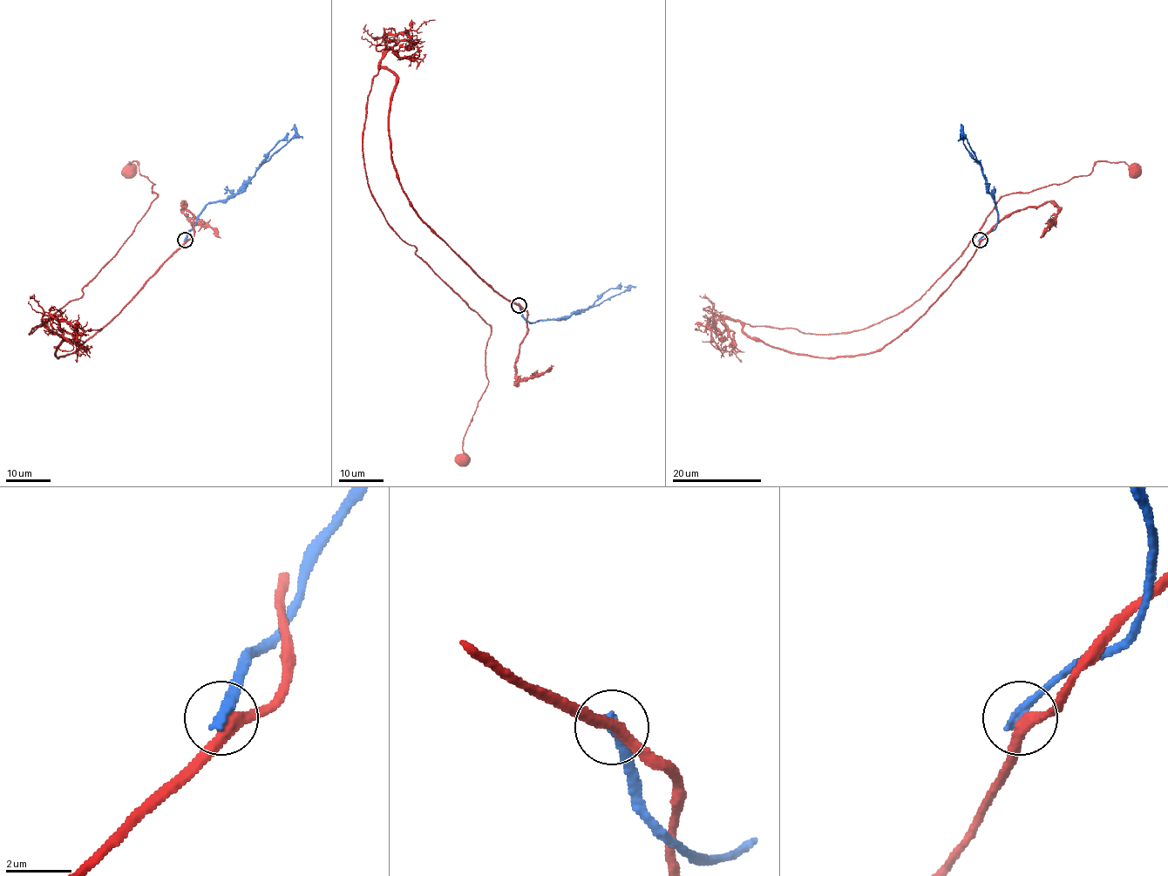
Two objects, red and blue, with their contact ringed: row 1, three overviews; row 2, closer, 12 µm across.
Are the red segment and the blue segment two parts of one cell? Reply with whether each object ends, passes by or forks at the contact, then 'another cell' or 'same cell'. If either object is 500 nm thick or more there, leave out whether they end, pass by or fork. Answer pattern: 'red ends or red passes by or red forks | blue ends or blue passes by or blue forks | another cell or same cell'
red passes by | blue ends | another cell

